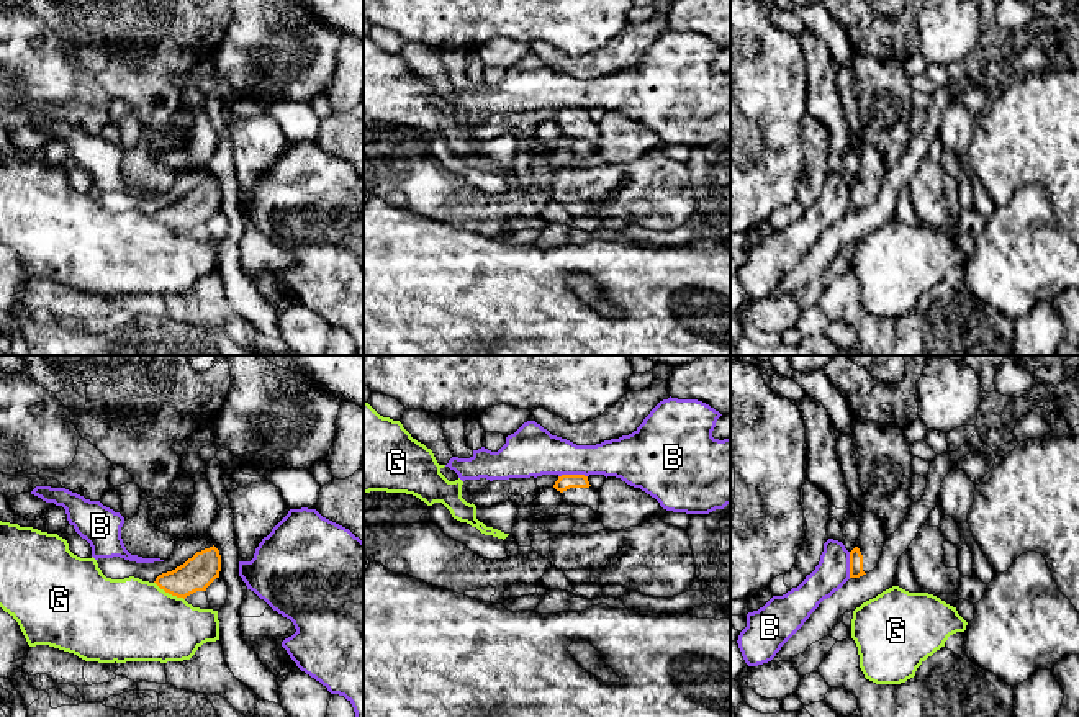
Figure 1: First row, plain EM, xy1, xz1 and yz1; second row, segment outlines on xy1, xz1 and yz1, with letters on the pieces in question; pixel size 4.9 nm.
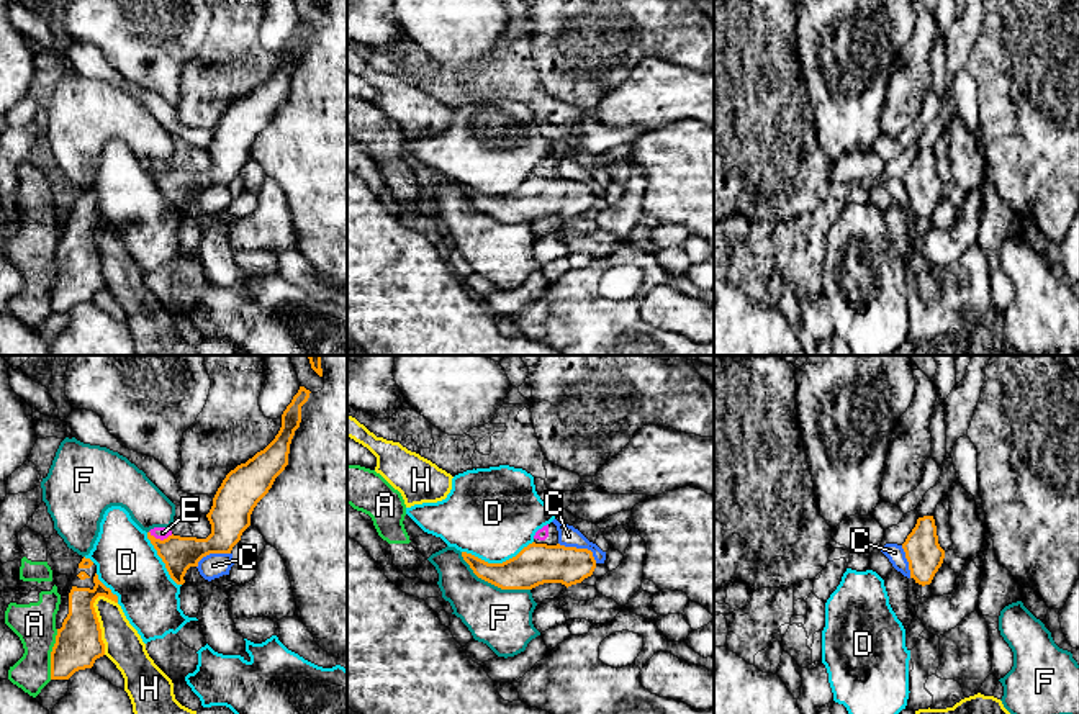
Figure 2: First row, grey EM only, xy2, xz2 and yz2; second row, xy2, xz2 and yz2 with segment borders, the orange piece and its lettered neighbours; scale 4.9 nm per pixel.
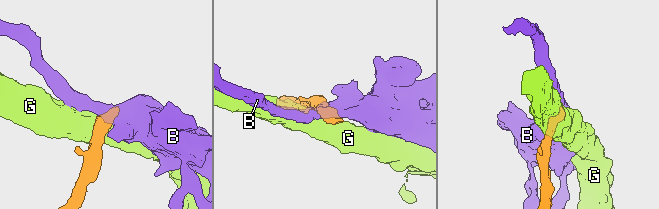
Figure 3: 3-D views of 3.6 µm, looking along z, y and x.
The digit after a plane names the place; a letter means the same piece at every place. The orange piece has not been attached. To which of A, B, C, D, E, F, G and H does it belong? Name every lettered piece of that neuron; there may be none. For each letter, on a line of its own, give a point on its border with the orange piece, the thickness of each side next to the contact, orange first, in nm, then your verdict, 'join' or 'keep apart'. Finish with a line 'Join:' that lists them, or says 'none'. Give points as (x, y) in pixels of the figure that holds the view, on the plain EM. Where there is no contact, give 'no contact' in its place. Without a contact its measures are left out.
A: contact xy2 (51, 287); calibres 220 and 200 nm; keep apart
B: contact xz1 (572, 108); calibres 80 and 240 nm; keep apart
C: contact xz2 (580, 182); calibres 200 and 100 nm; keep apart
D: contact xz2 (496, 197); calibres 200 and 460 nm; keep apart
E: contact xy2 (159, 172); calibres 170 and 60 nm; keep apart
F: contact xz2 (492, 216); calibres 200 and 280 nm; keep apart
G: contact xy1 (169, 226); calibres 170 and 400 nm; keep apart
H: contact xy2 (99, 257); calibres 220 and 190 nm; keep apart
Join: none

